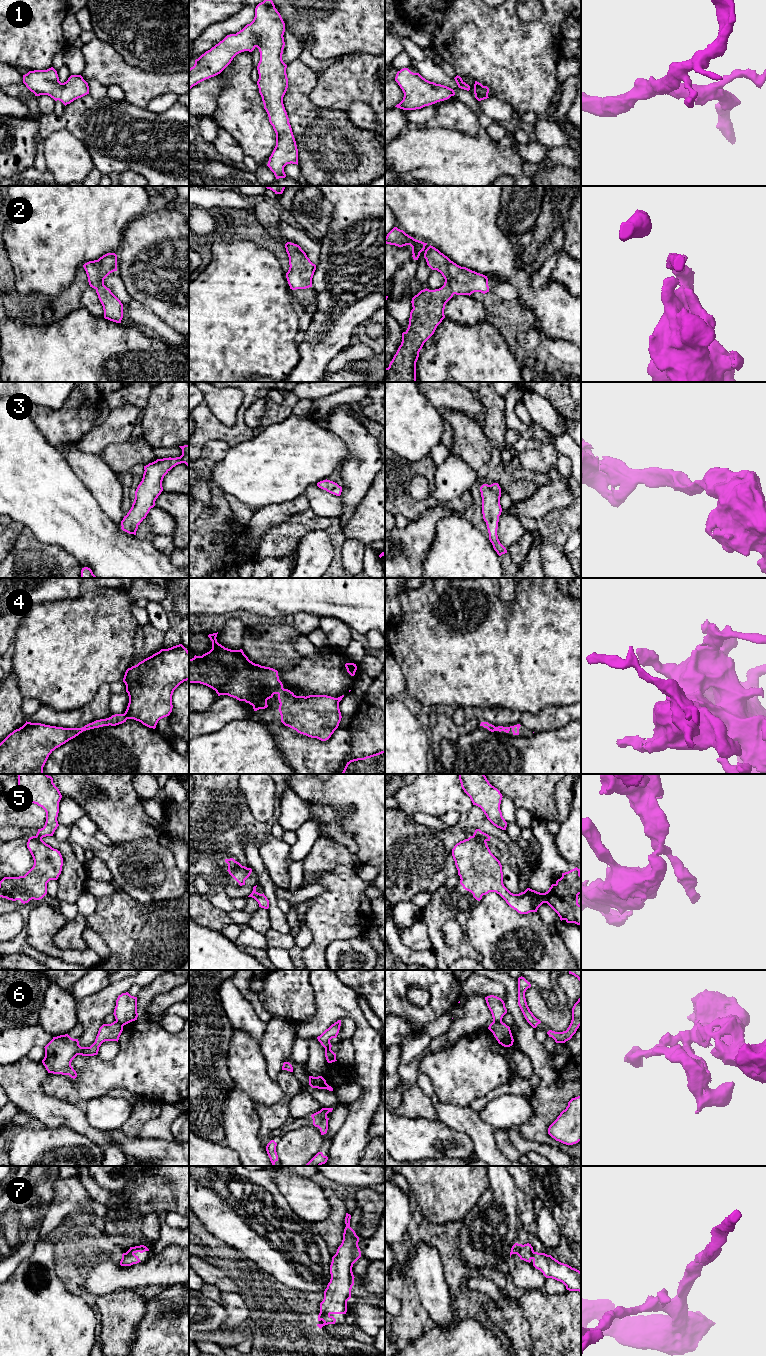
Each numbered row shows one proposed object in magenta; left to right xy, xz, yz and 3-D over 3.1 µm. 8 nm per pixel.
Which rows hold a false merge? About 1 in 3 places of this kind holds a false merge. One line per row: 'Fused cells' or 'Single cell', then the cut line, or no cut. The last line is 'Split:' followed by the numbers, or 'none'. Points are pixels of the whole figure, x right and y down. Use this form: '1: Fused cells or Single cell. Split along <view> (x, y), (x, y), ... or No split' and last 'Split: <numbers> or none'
1: Single cell. No split
2: Single cell. No split
3: Single cell. No split
4: Single cell. No split
5: Fused cells. Split along yz (473, 835), (485, 841)
6: Fused cells. Split along xz (315, 1077), (317, 1087)
7: Single cell. No split
Split: 5, 6

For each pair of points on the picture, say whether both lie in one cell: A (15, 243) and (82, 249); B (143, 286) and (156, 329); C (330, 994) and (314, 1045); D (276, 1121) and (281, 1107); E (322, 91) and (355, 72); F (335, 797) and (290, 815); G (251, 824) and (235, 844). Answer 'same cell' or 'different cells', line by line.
A: same cell
B: different cells
C: different cells
D: same cell
E: same cell
F: different cells
G: same cell

